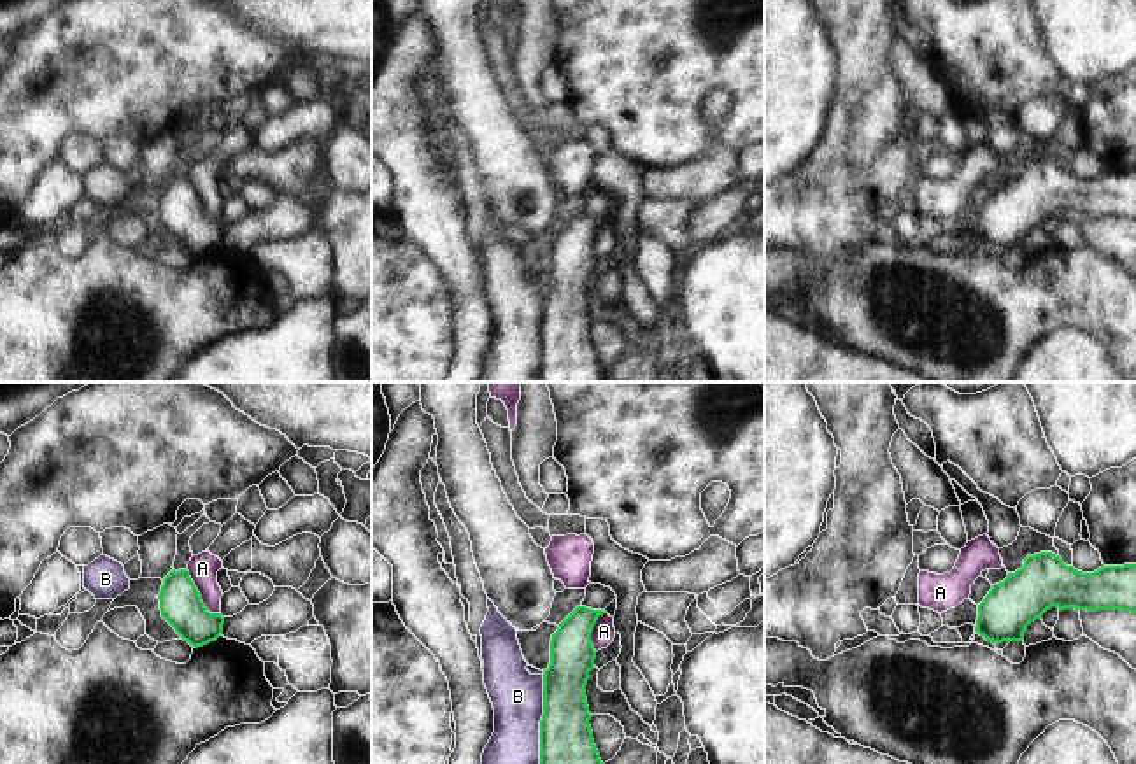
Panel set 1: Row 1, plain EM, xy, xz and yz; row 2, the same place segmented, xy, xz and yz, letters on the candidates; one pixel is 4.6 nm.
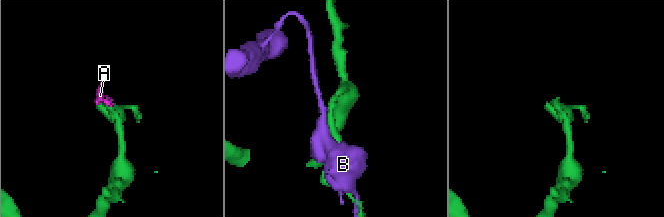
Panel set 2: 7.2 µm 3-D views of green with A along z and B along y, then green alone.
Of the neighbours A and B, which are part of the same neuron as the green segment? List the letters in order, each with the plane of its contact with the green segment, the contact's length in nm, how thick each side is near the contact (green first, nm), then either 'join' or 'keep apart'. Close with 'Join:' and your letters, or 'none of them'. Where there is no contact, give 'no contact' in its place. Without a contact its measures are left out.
A: xy | 260 nm | 200/130 nm | keep apart
B: xz | 460 nm | 280/280 nm | keep apart
Join: none of them

